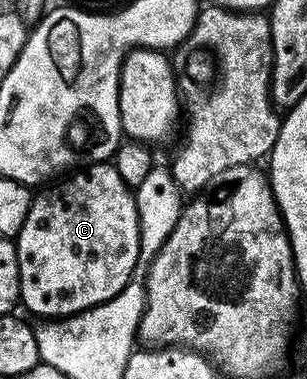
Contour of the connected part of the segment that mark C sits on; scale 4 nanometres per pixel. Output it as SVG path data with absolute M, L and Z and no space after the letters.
M113 162L91 163L81 169L75 170L73 173L67 174L63 179L66 179L63 183L55 182L53 185L39 190L42 192L39 195L37 192L31 198L28 217L24 217L24 225L16 236L20 303L23 308L26 306L32 314L39 315L37 318L42 321L64 319L67 315L75 315L81 311L91 310L96 305L100 305L104 301L116 297L116 293L120 293L124 289L124 285L128 285L130 280L134 278L134 266L140 261L138 250L142 242L140 241L140 225L138 224L138 214L136 213L134 192L128 185L124 185L120 173L116 173Z

